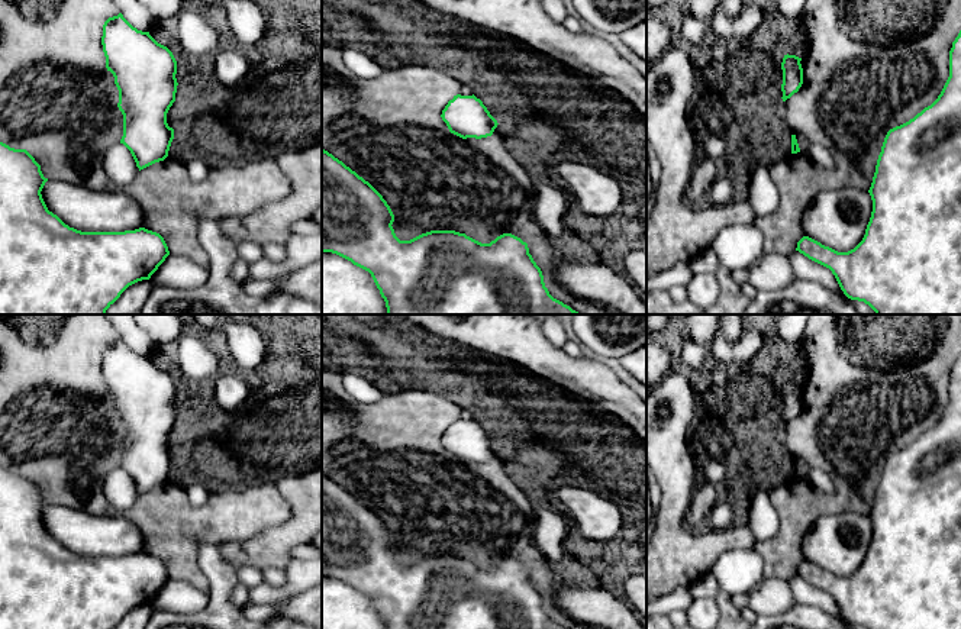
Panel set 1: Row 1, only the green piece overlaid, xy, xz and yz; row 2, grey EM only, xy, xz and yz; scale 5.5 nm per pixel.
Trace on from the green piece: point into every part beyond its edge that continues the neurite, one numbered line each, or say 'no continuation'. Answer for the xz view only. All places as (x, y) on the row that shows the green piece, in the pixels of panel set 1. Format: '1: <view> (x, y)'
no continuation

